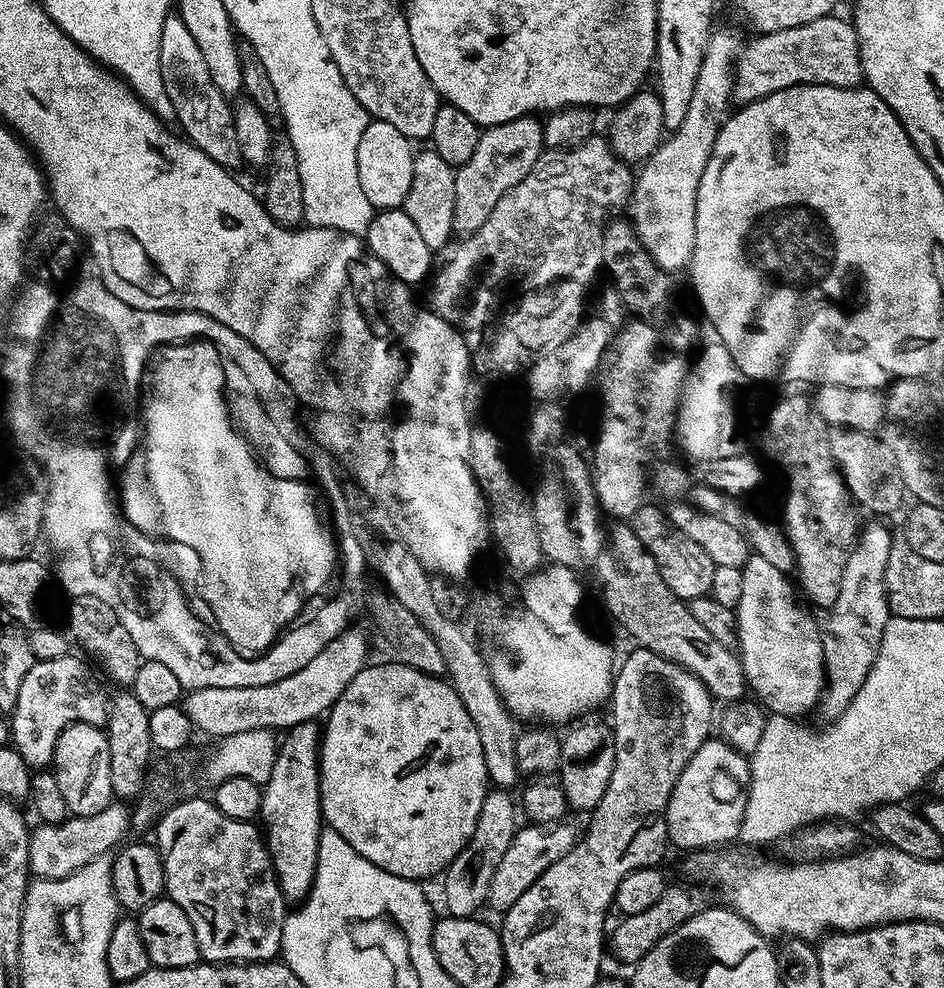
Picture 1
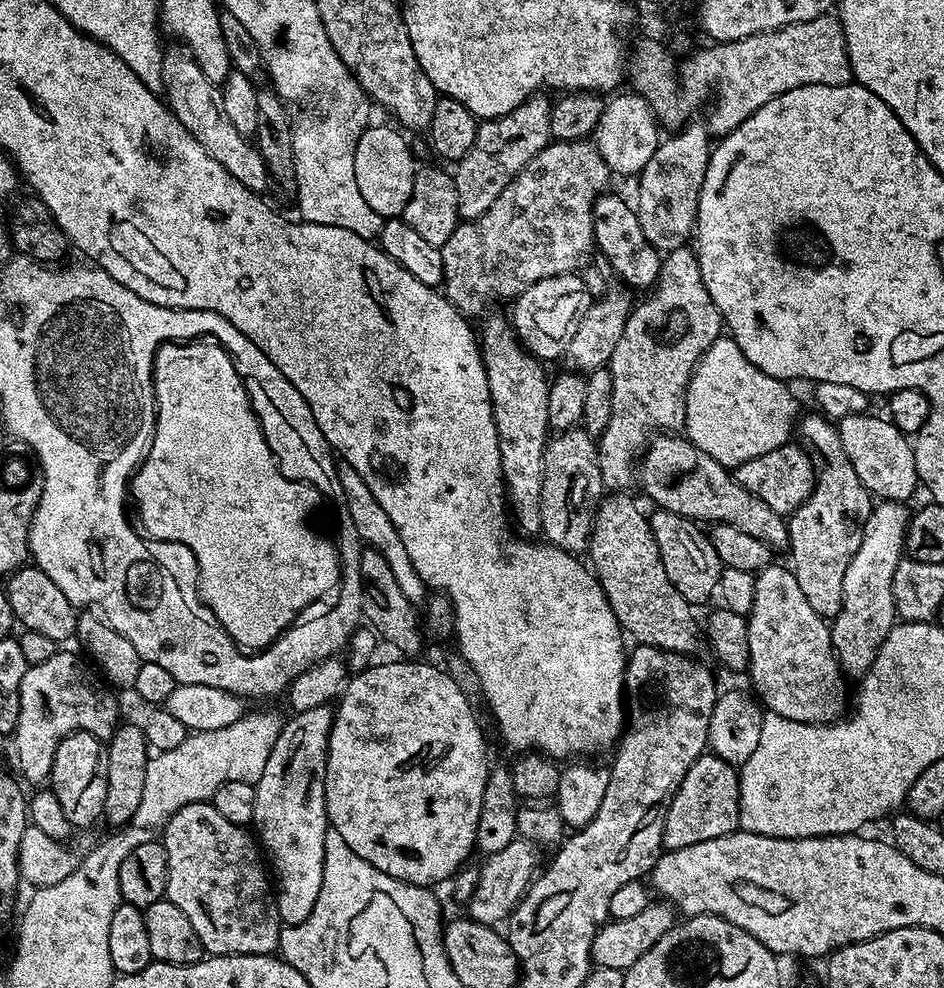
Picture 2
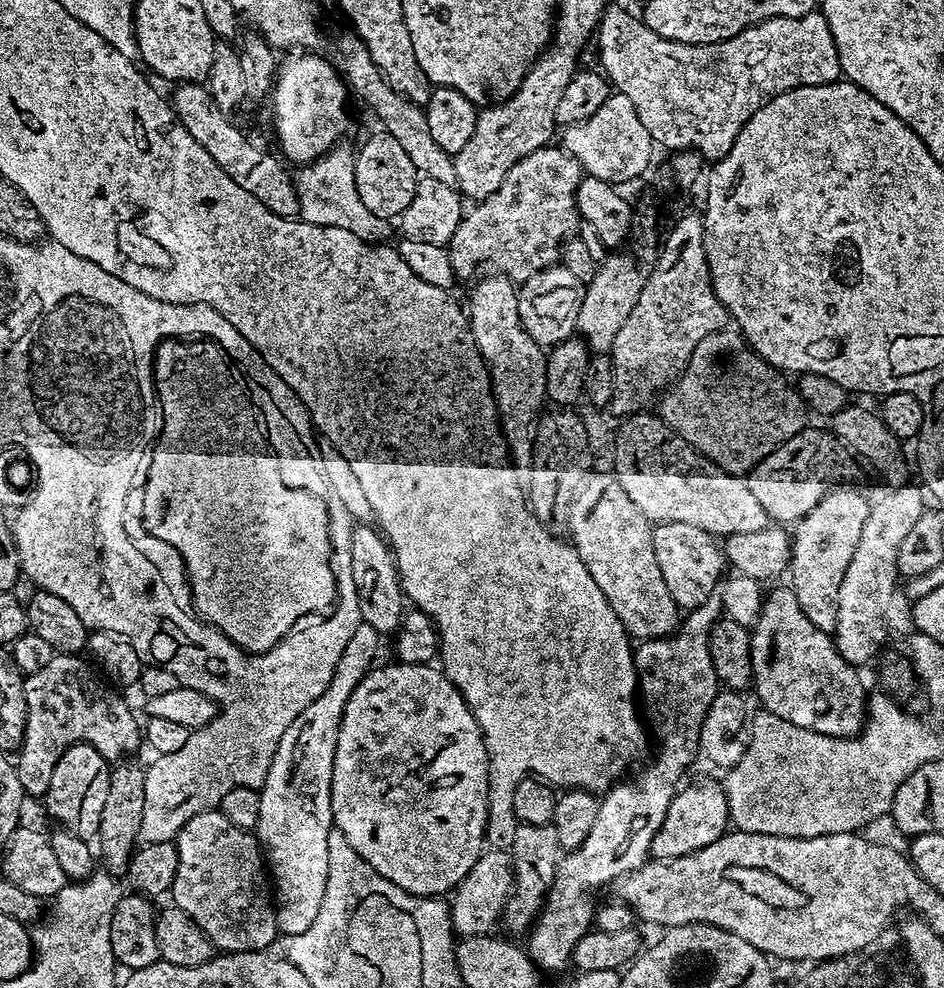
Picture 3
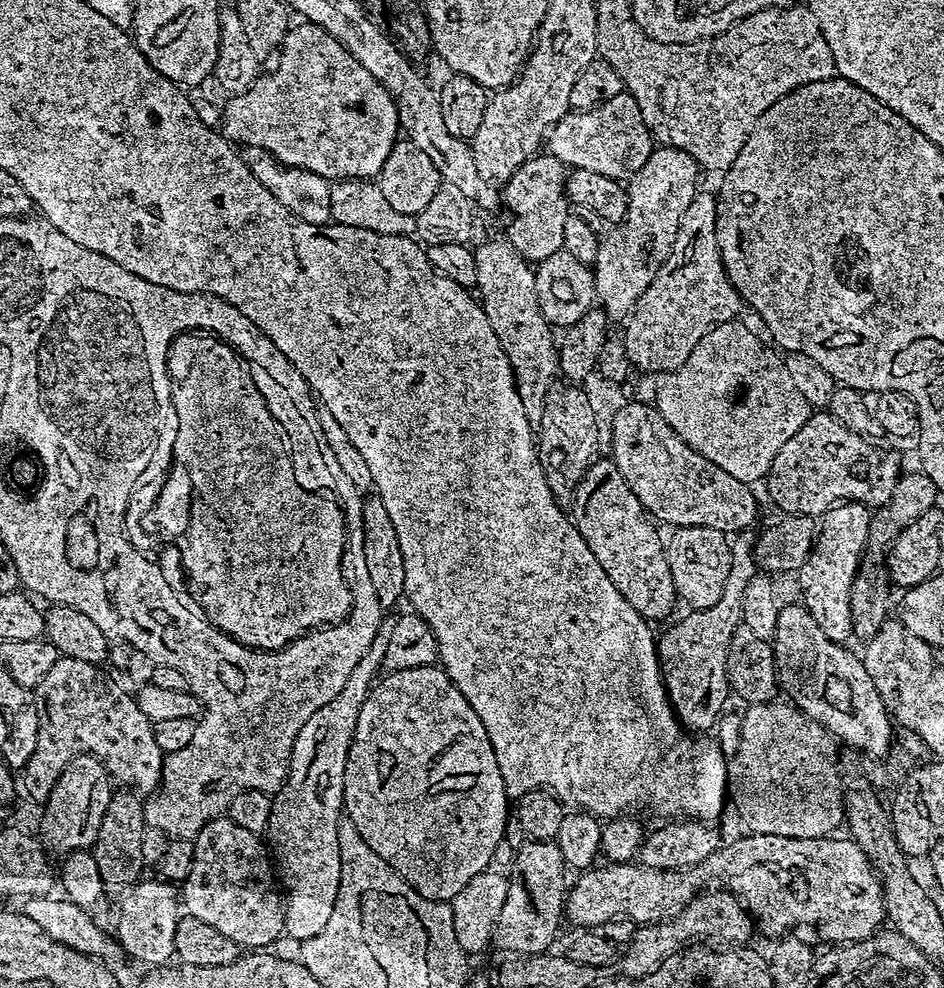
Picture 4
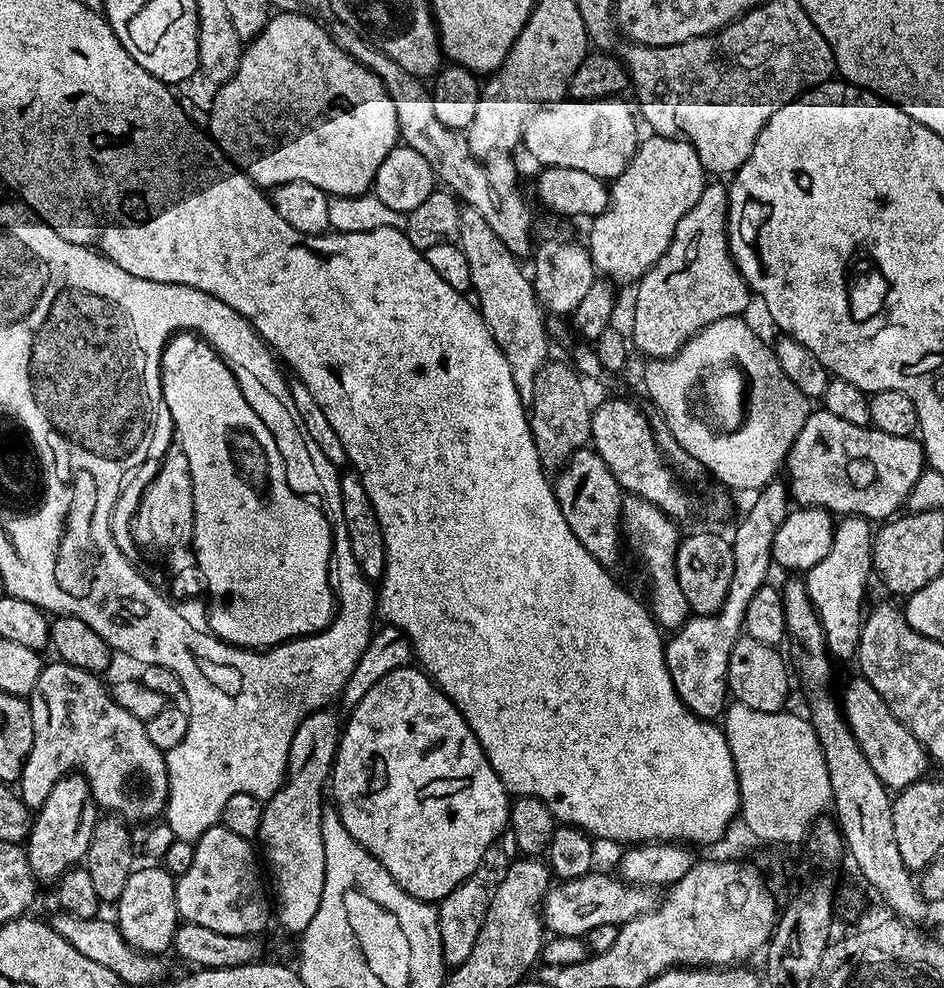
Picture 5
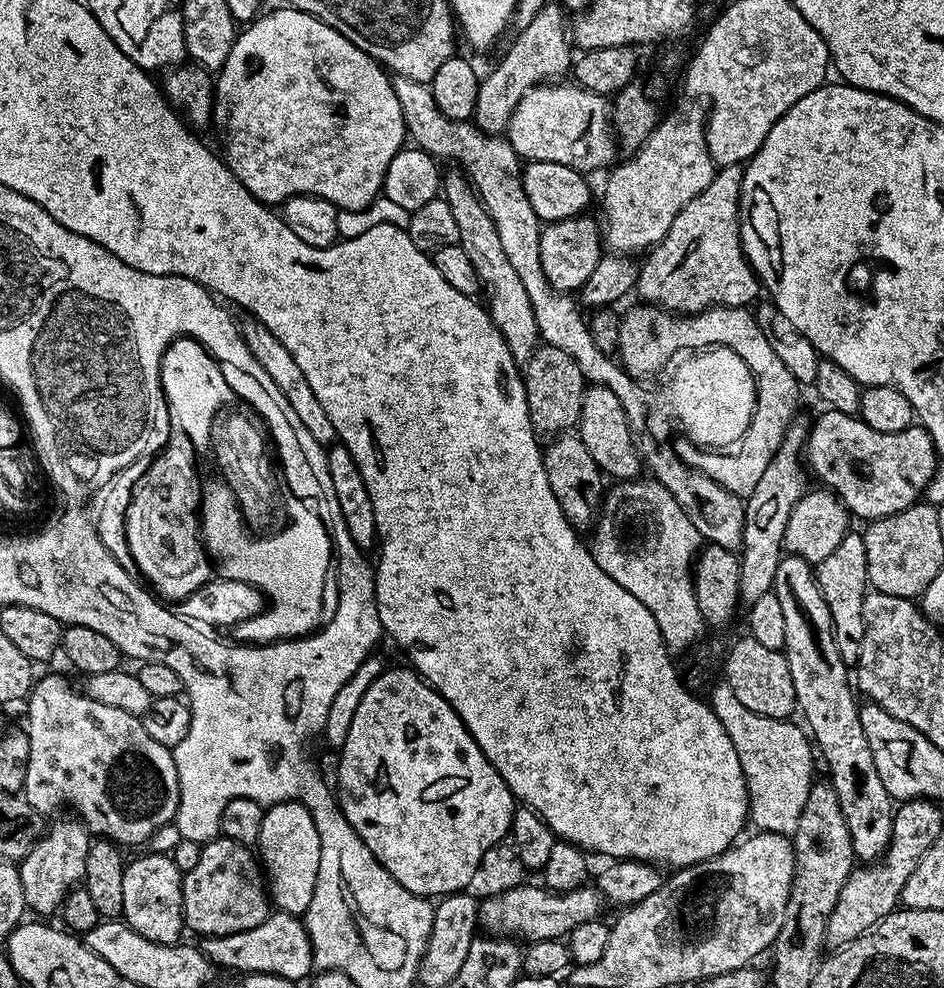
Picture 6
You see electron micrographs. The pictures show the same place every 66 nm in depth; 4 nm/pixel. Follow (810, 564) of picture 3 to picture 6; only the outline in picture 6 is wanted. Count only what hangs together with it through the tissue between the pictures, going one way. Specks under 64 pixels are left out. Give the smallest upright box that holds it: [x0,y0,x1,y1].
[815,530,870,666]

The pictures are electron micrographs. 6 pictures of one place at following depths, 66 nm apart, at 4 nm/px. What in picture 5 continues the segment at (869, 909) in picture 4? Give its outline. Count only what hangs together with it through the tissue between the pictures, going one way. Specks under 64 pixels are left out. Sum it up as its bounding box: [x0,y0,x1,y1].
[542,870,654,937]

